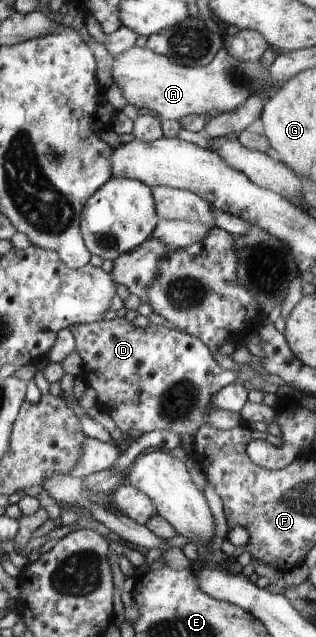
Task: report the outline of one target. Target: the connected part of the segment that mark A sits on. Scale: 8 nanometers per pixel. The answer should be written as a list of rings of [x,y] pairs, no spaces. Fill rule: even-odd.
[[[131,46],[114,58],[112,67],[113,82],[118,84],[127,100],[127,104],[140,109],[141,112],[157,114],[162,119],[180,121],[190,115],[211,116],[231,112],[253,94],[267,94],[271,98],[284,82],[273,82],[269,67],[257,62],[239,62],[227,53],[223,46],[211,64],[207,66],[179,66],[176,62],[159,55],[155,51],[139,46]]]

